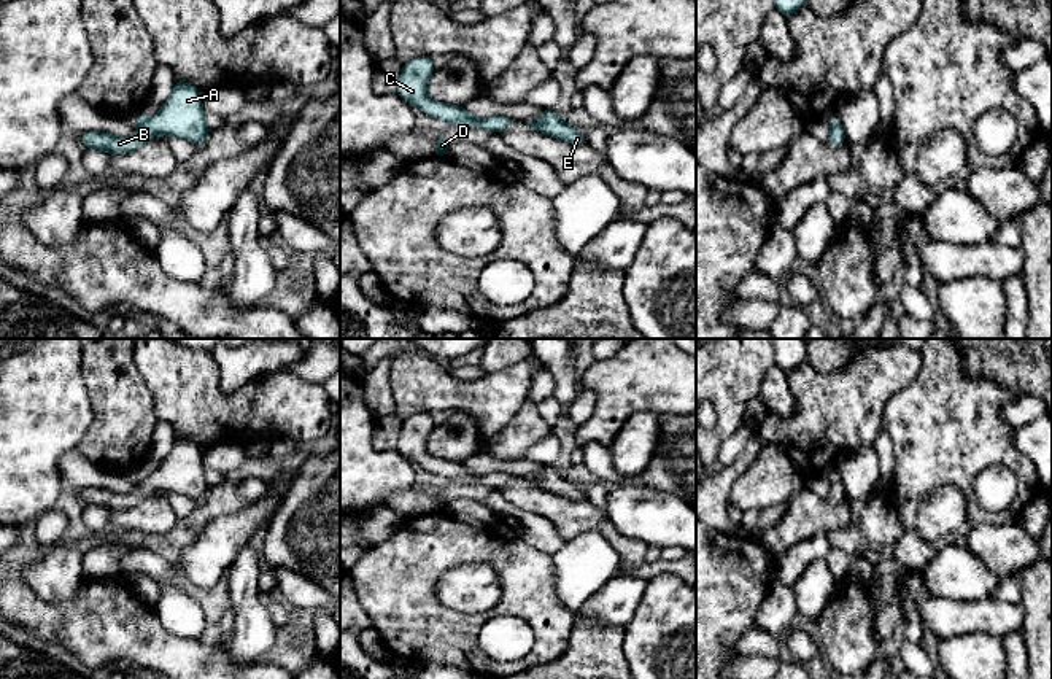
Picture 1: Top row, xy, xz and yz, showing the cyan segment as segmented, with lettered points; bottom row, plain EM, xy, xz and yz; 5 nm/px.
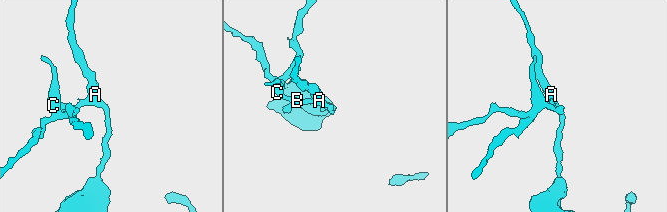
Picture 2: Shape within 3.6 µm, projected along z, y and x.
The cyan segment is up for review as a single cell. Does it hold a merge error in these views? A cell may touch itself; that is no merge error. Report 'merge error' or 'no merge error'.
no merge error

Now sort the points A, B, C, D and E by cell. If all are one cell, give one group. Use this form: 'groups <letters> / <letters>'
groups A B C D E

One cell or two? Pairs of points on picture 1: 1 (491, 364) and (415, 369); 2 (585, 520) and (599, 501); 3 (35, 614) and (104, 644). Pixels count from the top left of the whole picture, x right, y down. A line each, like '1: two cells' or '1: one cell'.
1: two cells
2: two cells
3: one cell

